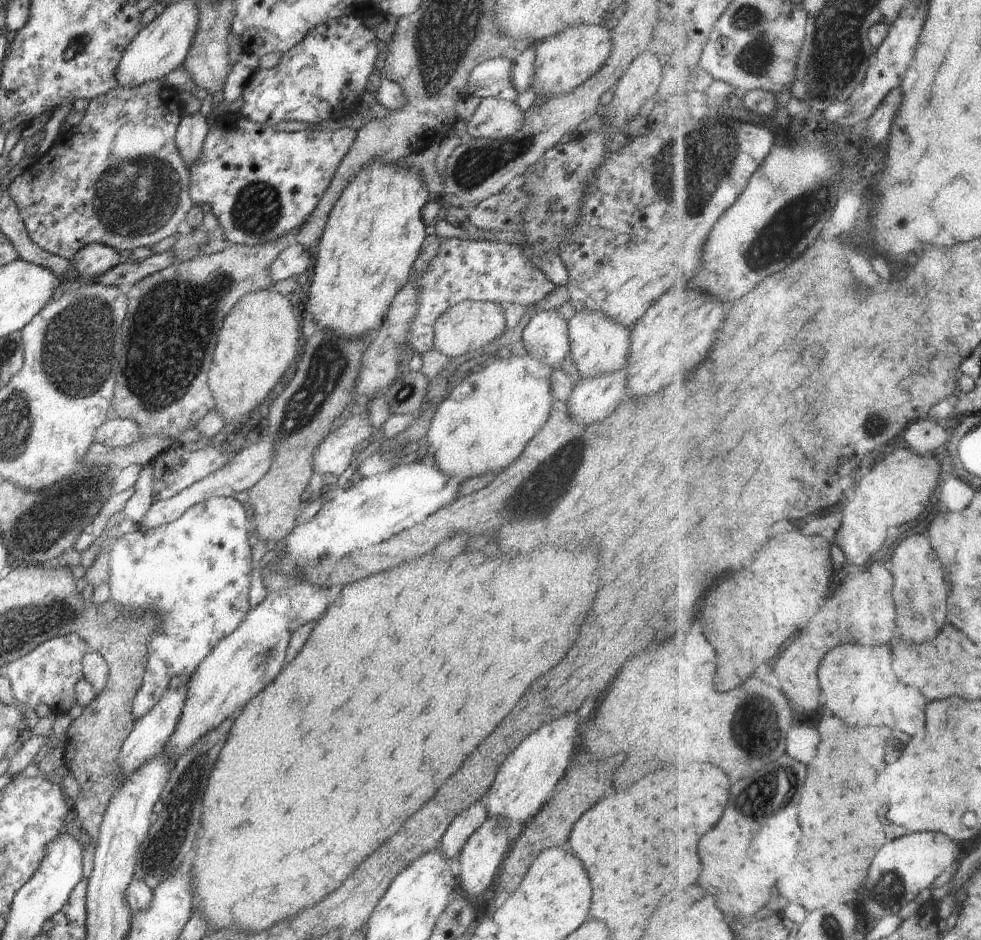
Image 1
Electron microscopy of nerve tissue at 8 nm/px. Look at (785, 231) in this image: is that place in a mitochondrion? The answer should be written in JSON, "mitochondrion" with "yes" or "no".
{"mitochondrion":"yes"}

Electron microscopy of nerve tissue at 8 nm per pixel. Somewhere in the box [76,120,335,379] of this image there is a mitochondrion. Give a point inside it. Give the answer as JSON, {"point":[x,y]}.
{"point":[134,198]}

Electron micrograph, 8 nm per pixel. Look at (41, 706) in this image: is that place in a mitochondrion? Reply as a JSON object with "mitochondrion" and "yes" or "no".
{"mitochondrion":"no"}

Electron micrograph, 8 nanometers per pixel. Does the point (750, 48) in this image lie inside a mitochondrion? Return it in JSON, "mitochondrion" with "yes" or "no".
{"mitochondrion":"yes"}

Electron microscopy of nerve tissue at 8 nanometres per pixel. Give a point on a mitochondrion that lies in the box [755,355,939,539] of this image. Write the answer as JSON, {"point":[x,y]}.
{"point":[877,422]}

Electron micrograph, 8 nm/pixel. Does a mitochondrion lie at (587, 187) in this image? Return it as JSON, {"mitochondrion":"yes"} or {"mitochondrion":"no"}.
{"mitochondrion":"no"}

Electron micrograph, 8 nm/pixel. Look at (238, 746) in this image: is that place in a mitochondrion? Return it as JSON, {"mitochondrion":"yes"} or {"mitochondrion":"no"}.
{"mitochondrion":"no"}

